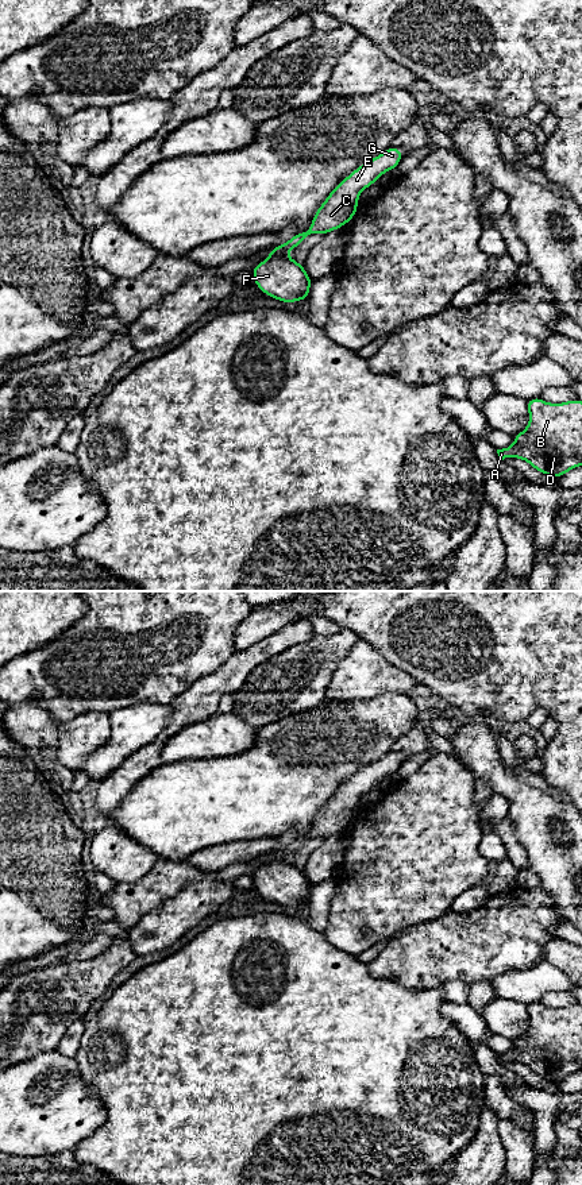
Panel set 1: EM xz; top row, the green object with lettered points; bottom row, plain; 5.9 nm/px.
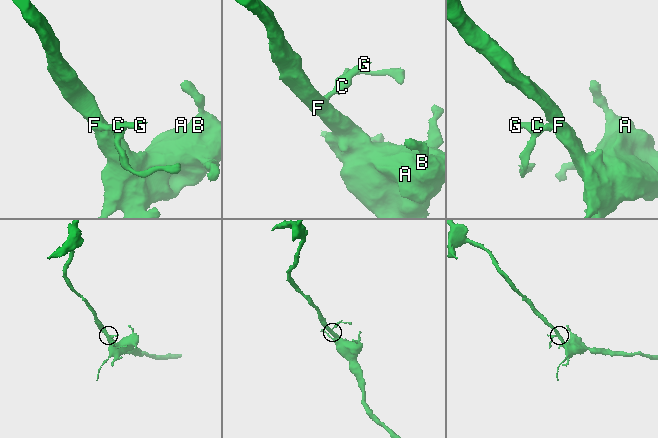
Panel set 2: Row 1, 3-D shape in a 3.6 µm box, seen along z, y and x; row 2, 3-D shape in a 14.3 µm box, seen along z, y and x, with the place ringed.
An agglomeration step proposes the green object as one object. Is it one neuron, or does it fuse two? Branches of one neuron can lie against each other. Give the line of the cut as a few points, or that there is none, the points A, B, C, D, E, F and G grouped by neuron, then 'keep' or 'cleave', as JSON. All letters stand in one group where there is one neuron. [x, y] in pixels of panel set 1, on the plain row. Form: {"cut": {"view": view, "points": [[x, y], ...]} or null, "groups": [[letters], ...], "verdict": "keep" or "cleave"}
{"cut": {"view": "xz", "points": [[284, 859], [269, 863]]}, "groups": [["A", "B", "D", "F"], ["C", "E", "G"]], "verdict": "cleave"}

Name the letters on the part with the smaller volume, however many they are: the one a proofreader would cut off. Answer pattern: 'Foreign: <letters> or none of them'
Foreign: C, E, G

